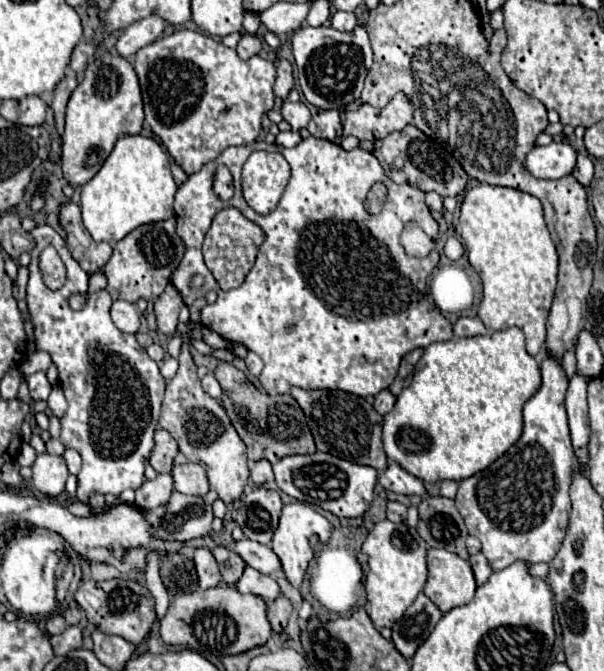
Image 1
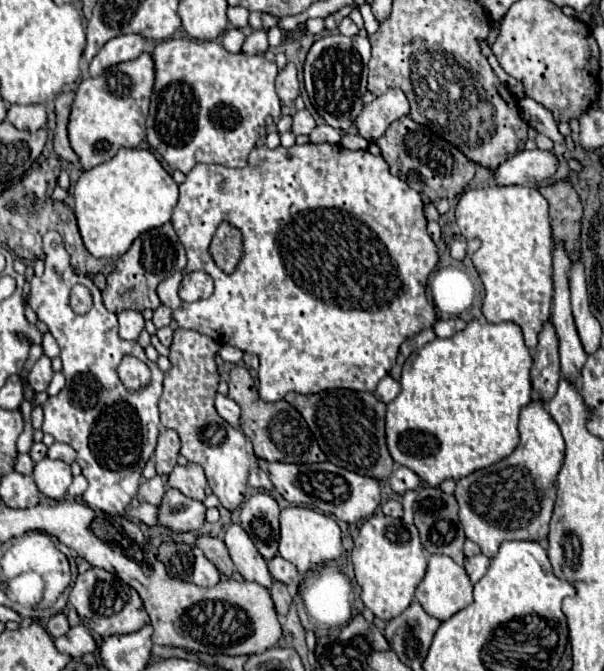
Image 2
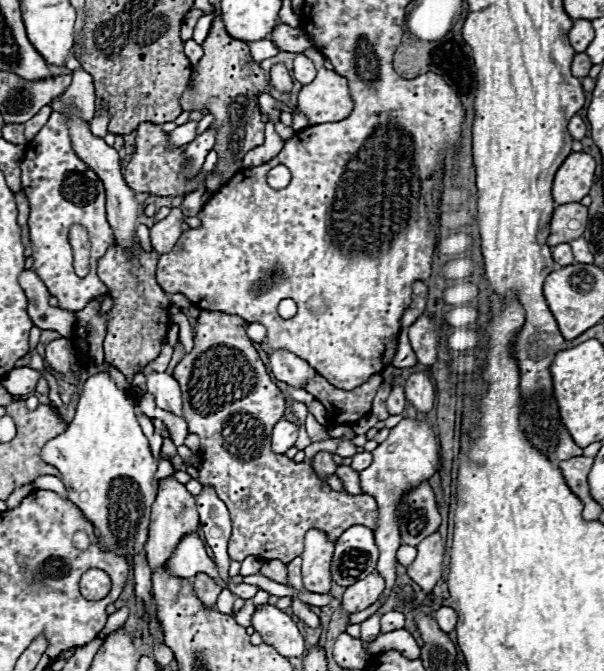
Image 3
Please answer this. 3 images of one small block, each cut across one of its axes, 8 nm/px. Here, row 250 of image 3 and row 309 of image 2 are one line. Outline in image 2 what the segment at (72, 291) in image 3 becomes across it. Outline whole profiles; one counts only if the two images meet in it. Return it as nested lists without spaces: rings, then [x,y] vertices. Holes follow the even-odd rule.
[[[48,232],[44,236],[44,252],[46,270],[42,278],[34,276],[30,282],[30,308],[36,312],[38,320],[50,328],[50,334],[60,346],[66,386],[58,396],[50,396],[48,402],[44,402],[42,432],[52,434],[58,442],[66,442],[76,450],[76,462],[88,480],[88,490],[82,494],[82,500],[90,508],[98,508],[112,516],[124,516],[126,506],[136,498],[142,468],[156,450],[160,430],[158,400],[162,396],[164,372],[156,362],[146,358],[138,342],[126,342],[118,336],[116,314],[104,308],[100,290],[94,282],[88,276],[78,276],[70,268],[70,256],[58,232]],[[78,282],[84,282],[94,298],[92,310],[84,316],[74,314],[68,300],[72,286]],[[124,354],[140,358],[152,370],[150,386],[136,394],[130,394],[116,374],[116,366]]]

